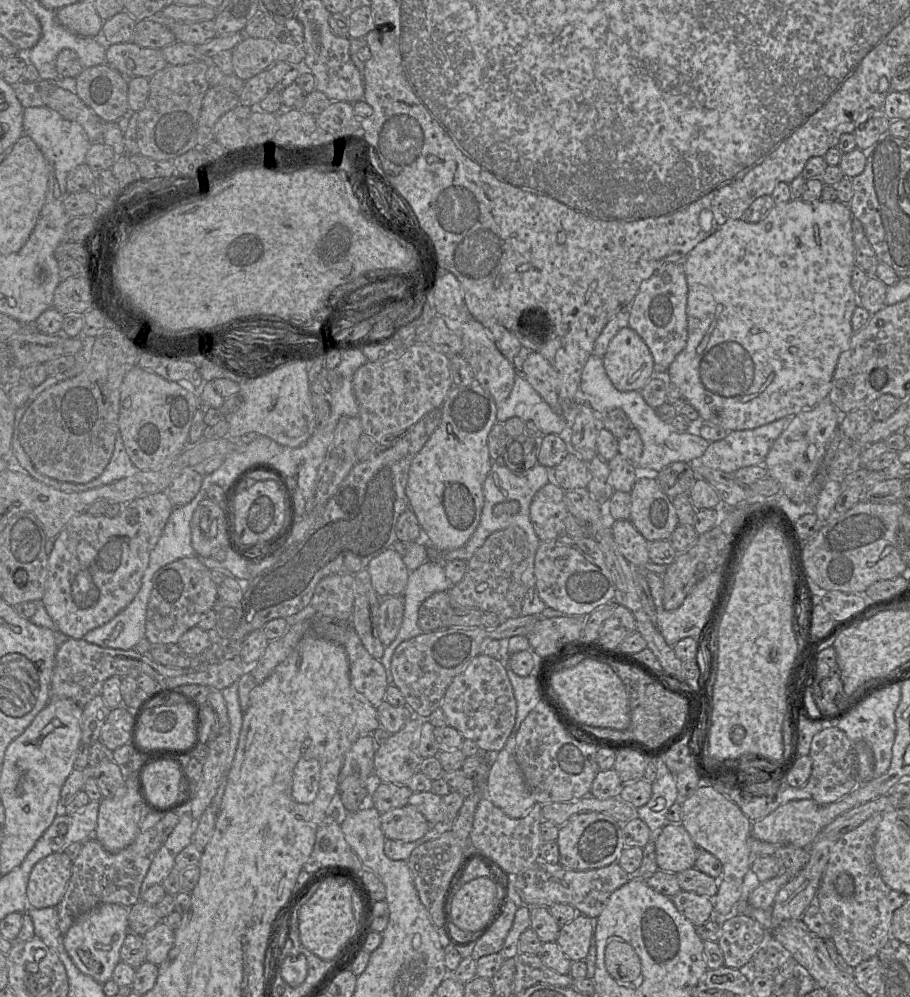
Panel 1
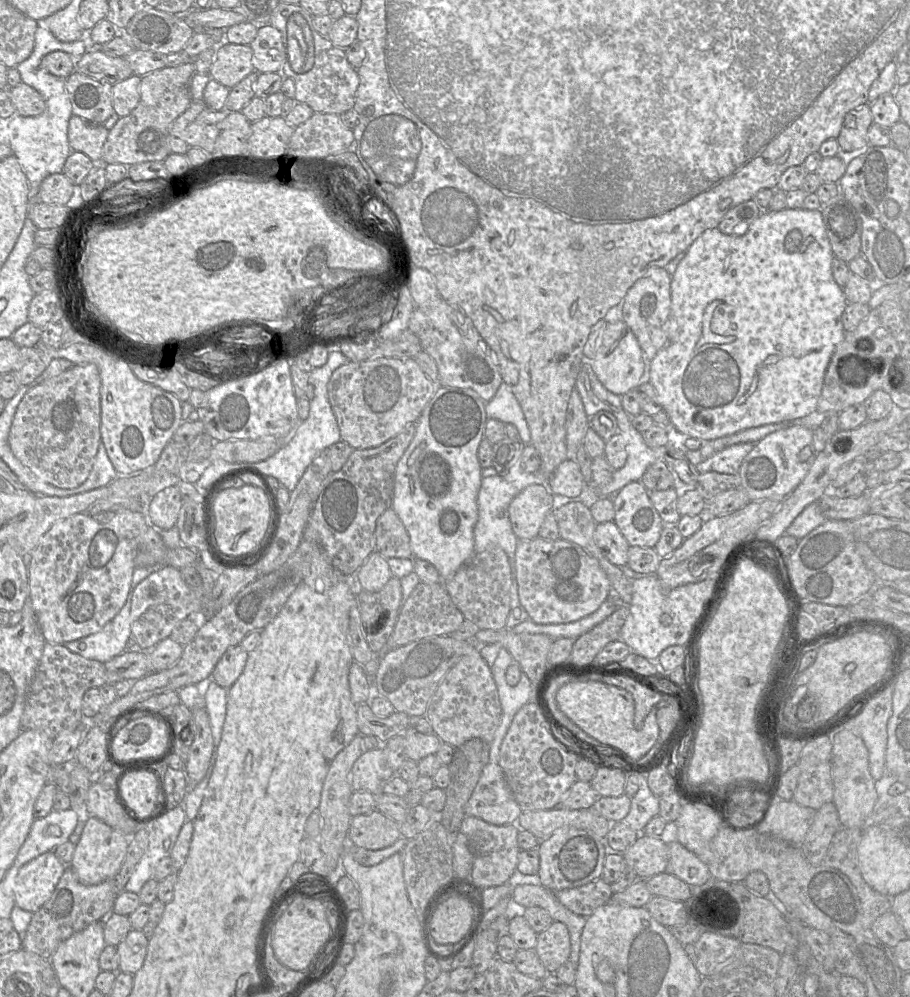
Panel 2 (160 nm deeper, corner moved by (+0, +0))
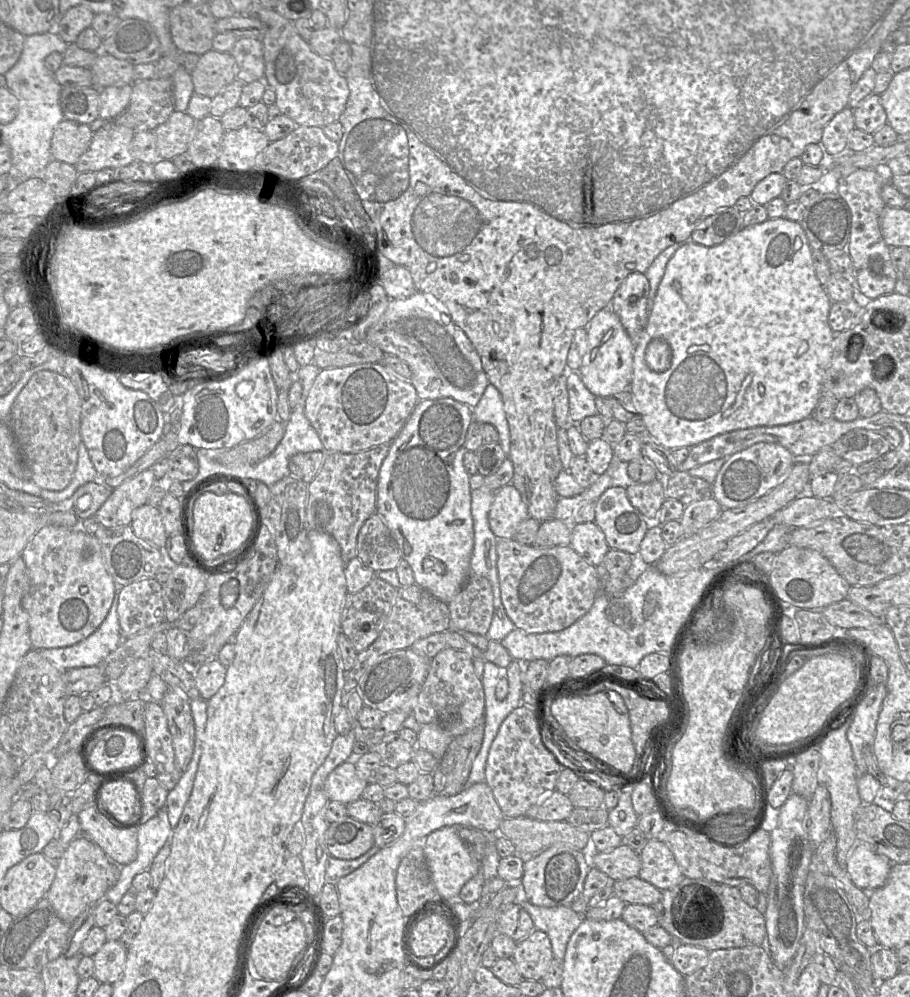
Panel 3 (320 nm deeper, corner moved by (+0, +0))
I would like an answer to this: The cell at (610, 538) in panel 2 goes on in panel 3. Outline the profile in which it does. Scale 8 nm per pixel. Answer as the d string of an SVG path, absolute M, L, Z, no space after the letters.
M595 522L573 524L570 546L594 566L600 565L610 550L604 533Z

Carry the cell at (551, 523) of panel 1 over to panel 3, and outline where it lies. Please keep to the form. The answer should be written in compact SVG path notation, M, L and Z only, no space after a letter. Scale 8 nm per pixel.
M512 484L495 492L488 519L497 539L513 539L518 525L528 517L527 506Z

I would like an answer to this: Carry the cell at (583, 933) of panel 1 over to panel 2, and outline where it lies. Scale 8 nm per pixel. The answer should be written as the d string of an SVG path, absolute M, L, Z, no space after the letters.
M553 922L538 934L535 951L550 974L569 961L571 952L568 928L561 922Z

